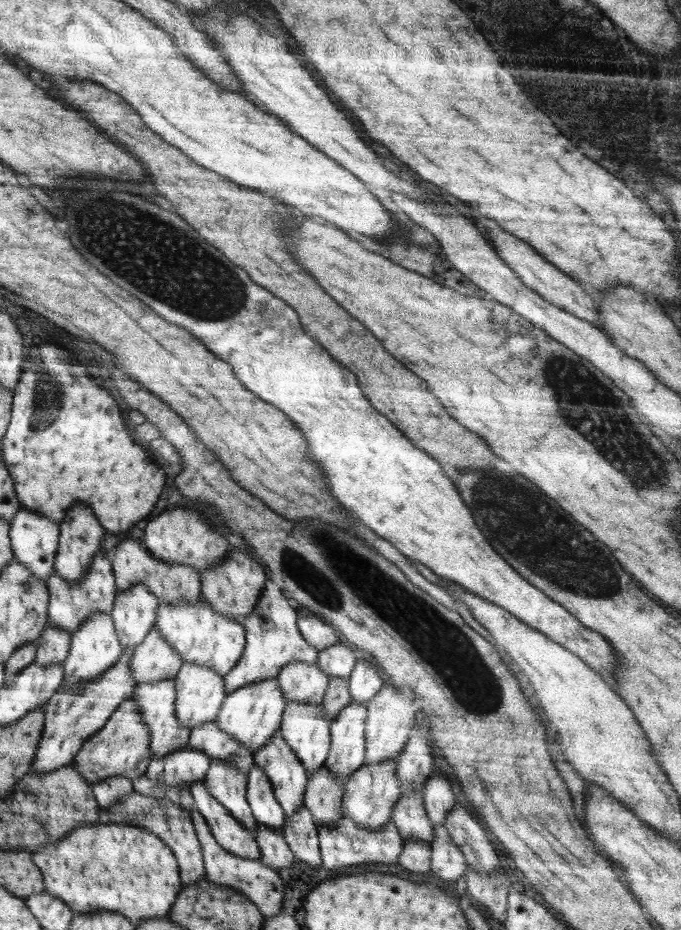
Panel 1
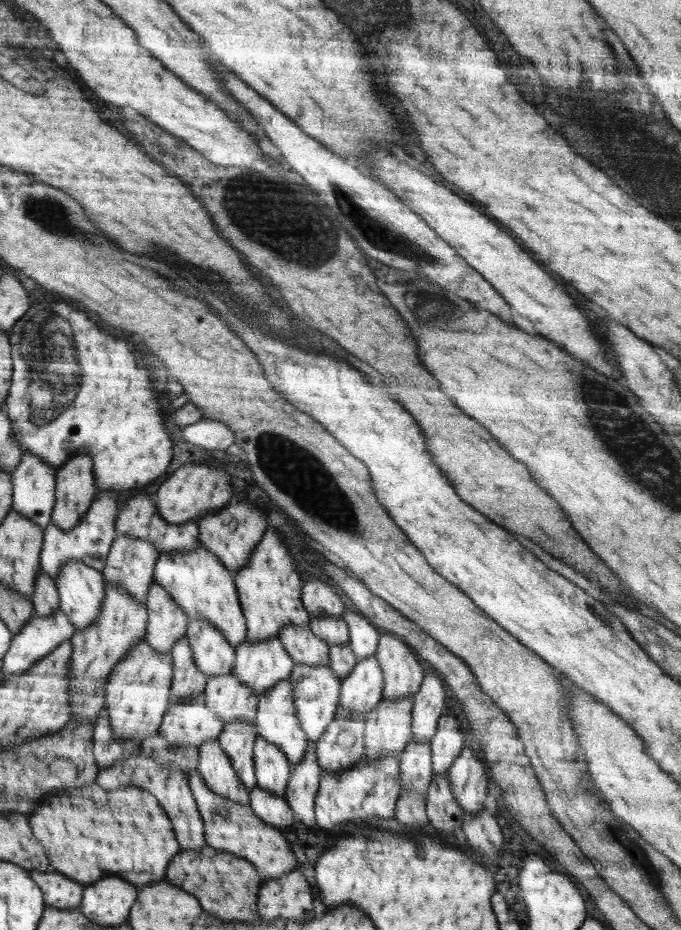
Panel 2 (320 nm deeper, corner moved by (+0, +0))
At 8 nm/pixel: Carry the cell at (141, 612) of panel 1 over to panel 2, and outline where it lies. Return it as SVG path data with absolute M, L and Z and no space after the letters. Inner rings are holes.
M120 535L107 556L107 566L101 572L106 584L110 583L117 587L124 587L137 601L145 603L148 589L155 580L153 570L159 555L156 547L151 542Z

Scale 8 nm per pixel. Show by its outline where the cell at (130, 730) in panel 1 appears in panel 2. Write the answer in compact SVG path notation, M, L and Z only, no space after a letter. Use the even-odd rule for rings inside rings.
M146 639L139 640L128 656L114 668L106 684L106 702L110 724L116 740L151 738L162 726L170 708L174 660L170 652L159 653Z

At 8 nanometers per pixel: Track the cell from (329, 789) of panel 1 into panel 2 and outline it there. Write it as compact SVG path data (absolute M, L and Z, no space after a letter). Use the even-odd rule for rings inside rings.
M338 709L324 736L317 740L317 761L322 773L337 775L364 758L365 718Z

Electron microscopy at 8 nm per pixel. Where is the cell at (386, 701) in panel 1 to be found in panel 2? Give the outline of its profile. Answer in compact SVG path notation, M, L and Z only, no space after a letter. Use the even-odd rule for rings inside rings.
M390 632L379 635L375 657L383 672L382 699L393 701L420 692L420 676L424 668L396 635Z

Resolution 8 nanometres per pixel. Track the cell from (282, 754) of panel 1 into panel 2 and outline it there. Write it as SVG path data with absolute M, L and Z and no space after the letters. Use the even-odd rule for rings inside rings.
M284 679L272 687L266 694L262 693L257 697L258 712L255 716L255 727L257 728L258 736L264 740L270 741L272 744L279 746L287 756L289 763L293 768L306 756L308 752L308 738L306 733L300 726L300 721L296 716L294 706L293 690L290 679Z

